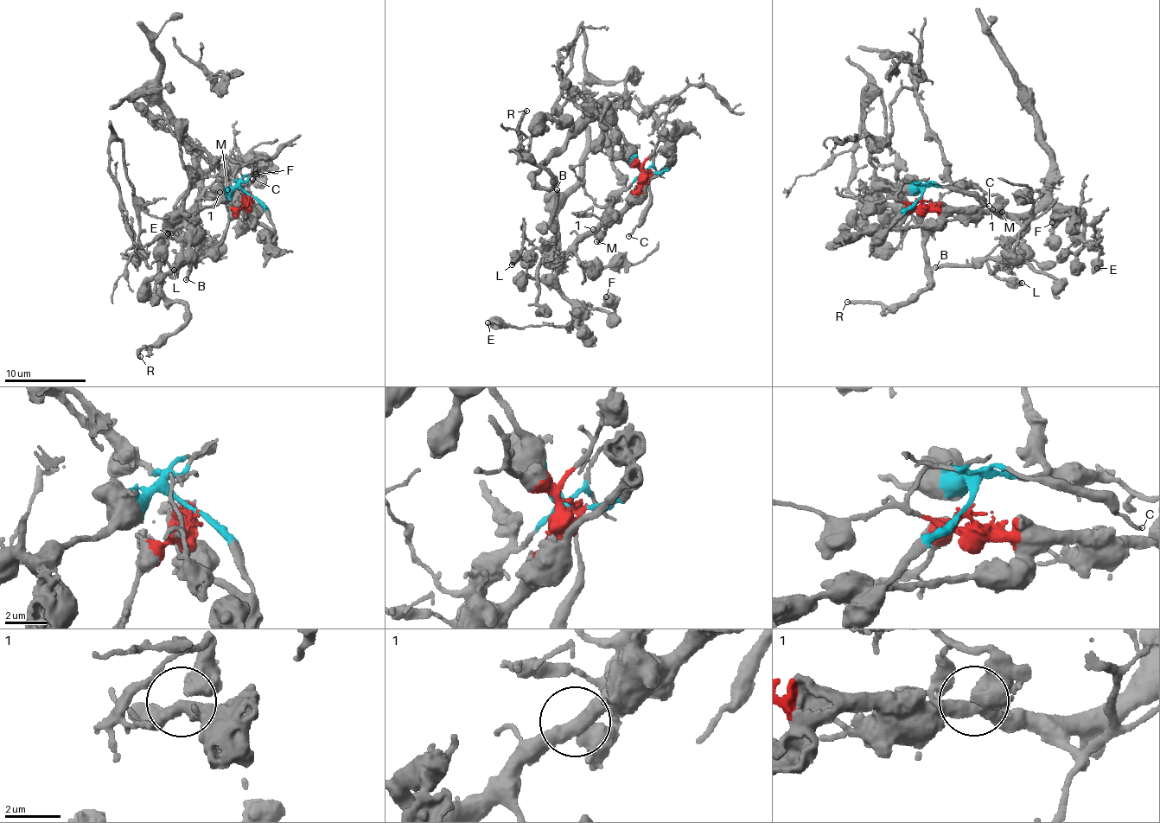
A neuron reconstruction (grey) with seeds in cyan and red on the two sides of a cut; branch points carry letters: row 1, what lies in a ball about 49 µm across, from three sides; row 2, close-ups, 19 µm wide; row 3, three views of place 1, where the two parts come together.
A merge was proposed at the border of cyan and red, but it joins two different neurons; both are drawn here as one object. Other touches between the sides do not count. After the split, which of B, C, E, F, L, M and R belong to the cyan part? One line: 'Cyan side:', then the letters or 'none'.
Cyan side: C, M, R

